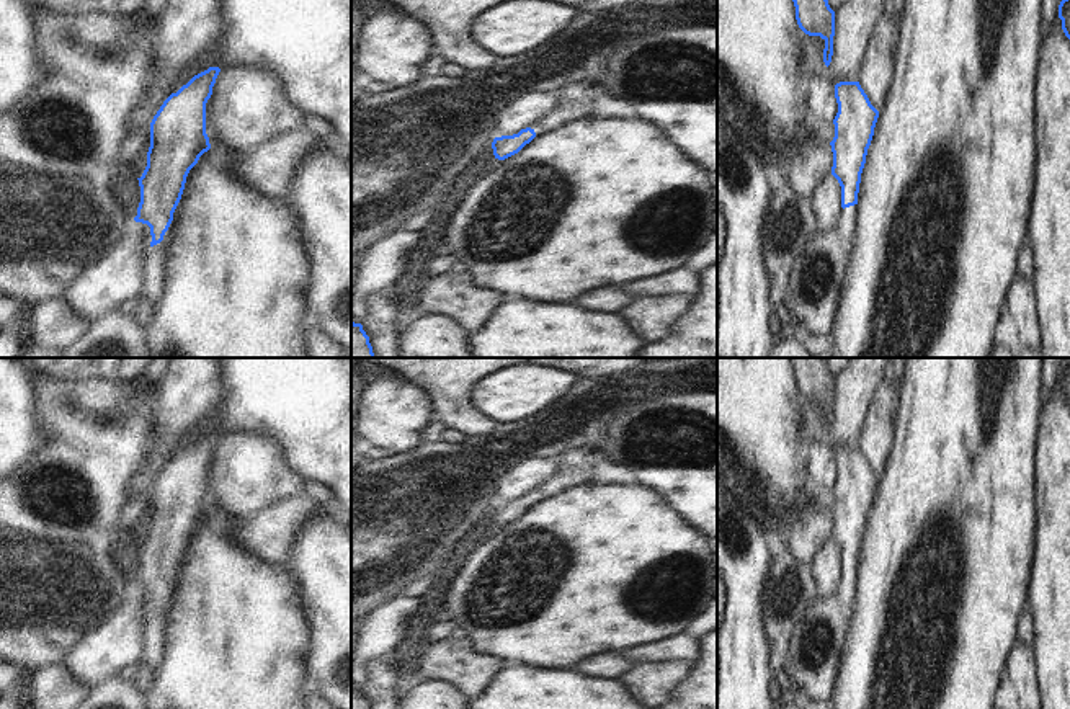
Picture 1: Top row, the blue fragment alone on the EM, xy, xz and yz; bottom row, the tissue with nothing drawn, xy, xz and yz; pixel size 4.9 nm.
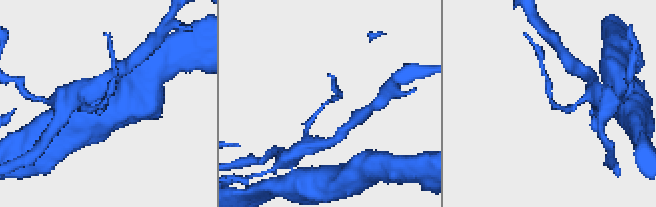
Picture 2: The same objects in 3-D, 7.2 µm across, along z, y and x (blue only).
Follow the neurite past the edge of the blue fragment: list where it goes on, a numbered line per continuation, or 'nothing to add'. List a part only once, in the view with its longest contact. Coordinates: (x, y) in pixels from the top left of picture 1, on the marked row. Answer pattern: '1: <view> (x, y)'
1: xy (156, 258)

